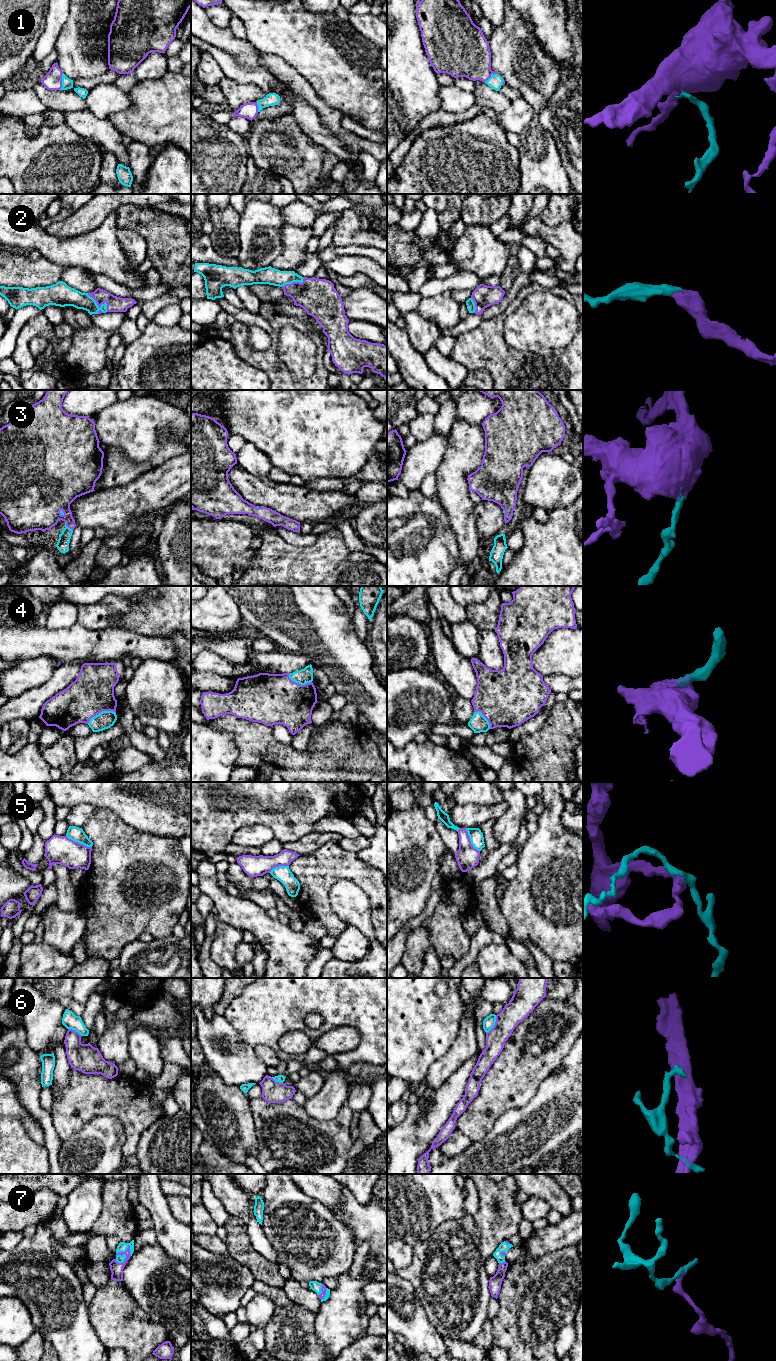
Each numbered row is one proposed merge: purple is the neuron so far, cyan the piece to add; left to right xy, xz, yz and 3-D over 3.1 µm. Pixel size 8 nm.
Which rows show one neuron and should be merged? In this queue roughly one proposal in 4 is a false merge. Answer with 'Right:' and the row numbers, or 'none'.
Right: 1, 2, 3, 4

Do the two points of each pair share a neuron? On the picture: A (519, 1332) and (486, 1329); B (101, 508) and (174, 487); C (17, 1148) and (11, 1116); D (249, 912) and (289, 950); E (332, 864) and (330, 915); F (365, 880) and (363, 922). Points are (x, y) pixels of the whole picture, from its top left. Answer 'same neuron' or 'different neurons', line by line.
A: different neurons
B: same neuron
C: same neuron
D: same neuron
E: same neuron
F: different neurons

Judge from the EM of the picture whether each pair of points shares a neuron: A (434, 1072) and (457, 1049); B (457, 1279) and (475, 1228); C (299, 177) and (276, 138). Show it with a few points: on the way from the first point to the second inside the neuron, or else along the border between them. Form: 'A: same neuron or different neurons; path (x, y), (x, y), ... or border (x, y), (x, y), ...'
A: same neuron; path (440, 1067), (452, 1055)
B: same neuron; path (457, 1266), (459, 1264), (459, 1250), (468, 1241)
C: same neuron; path (296, 167), (296, 159), (285, 148)

